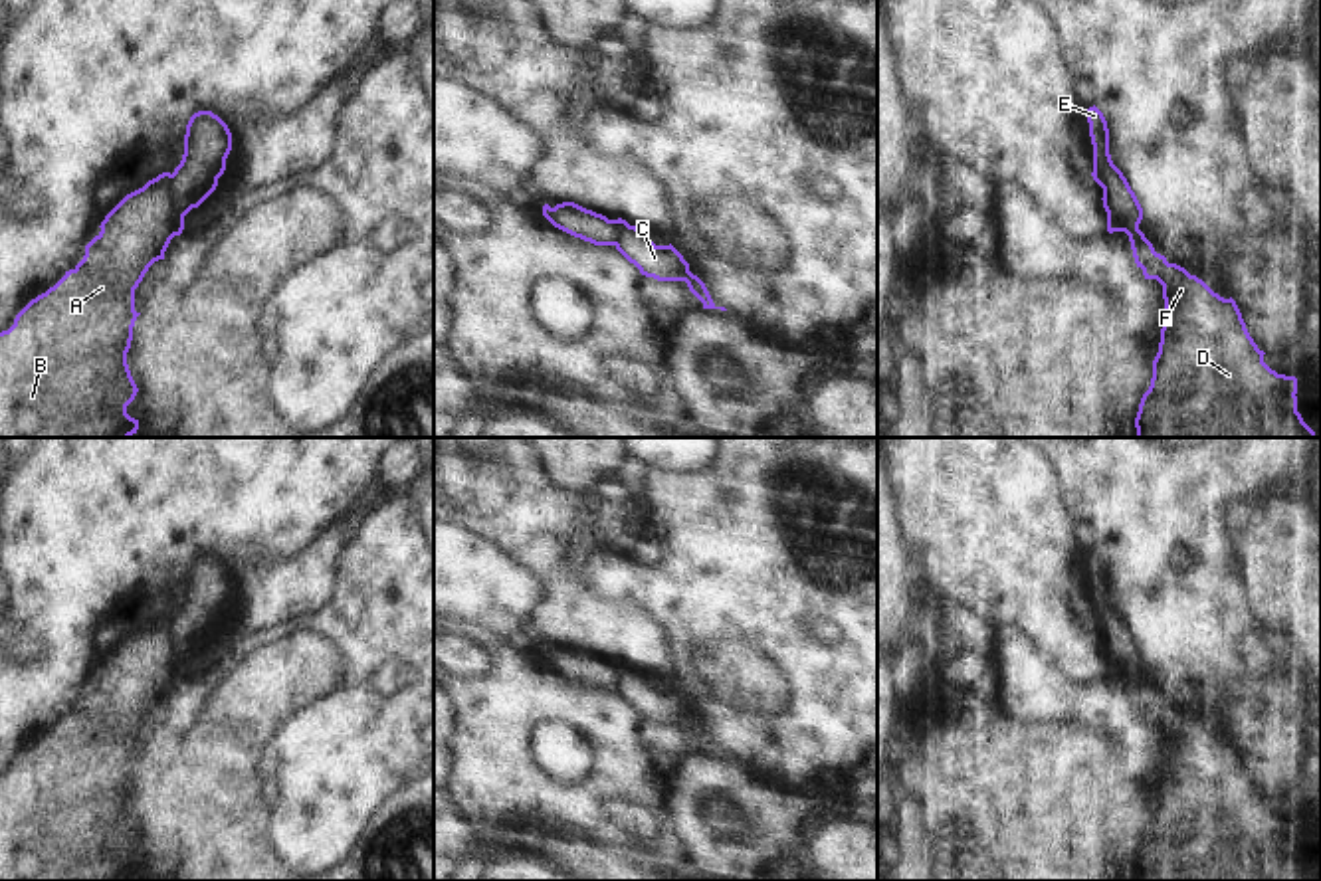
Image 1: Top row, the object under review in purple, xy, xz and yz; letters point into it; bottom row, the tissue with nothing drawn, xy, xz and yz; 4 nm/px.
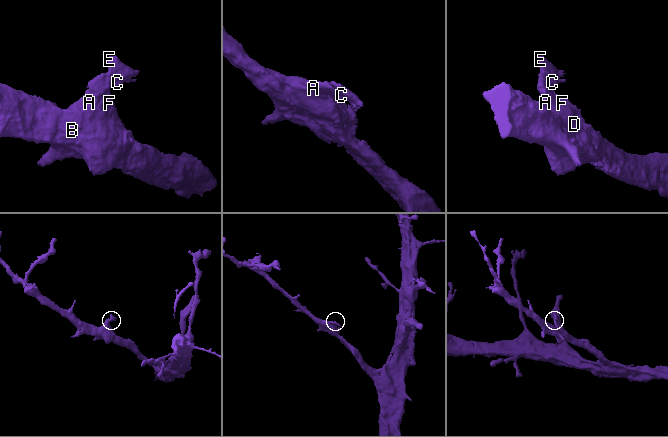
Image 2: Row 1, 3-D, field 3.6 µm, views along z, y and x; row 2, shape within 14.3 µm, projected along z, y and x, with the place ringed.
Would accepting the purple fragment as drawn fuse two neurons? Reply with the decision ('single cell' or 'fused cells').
fused cells

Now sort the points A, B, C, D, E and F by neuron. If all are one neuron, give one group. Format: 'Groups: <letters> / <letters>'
Groups: A B D F / C E.

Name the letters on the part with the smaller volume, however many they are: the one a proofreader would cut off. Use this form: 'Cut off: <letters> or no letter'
Cut off: C, E

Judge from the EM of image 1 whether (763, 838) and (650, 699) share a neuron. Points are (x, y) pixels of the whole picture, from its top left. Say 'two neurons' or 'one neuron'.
one neuron

